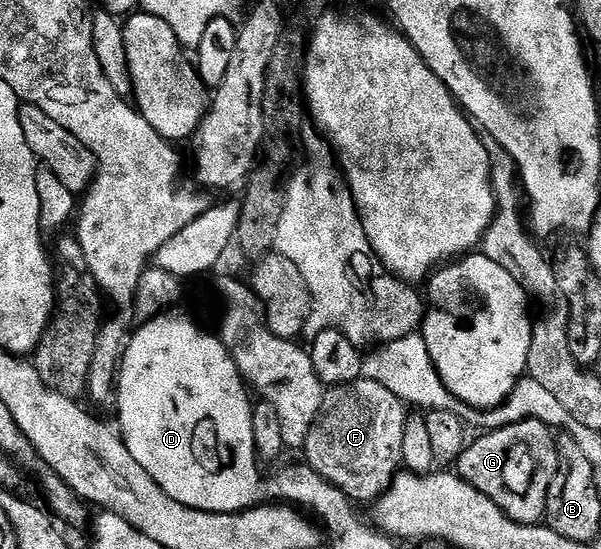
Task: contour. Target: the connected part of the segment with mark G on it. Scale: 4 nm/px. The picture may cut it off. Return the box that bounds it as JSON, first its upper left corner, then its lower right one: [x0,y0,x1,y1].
[456,421,558,525]

